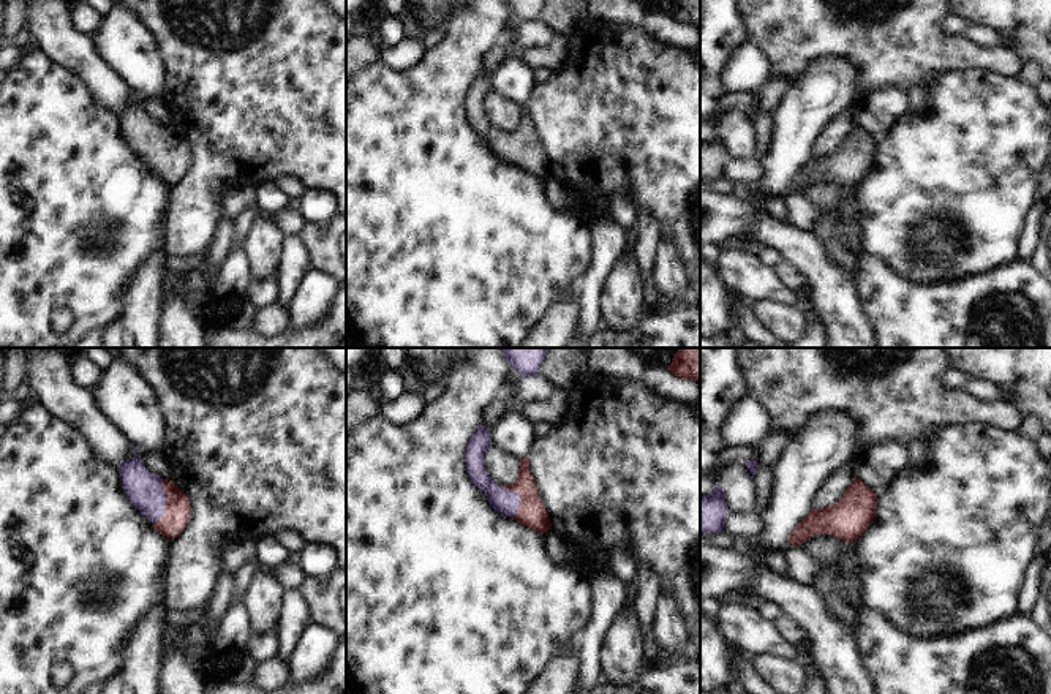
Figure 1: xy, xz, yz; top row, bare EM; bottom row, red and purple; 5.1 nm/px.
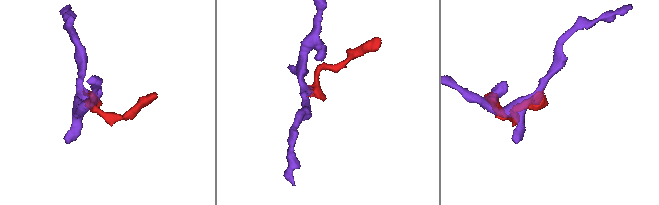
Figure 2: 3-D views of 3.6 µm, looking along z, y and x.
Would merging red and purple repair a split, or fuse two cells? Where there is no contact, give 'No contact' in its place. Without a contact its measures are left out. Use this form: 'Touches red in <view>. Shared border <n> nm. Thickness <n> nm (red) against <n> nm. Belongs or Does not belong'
Touches red in xy. Shared border 240 nm. Thickness 130 nm (red) against 190 nm. Belongs.

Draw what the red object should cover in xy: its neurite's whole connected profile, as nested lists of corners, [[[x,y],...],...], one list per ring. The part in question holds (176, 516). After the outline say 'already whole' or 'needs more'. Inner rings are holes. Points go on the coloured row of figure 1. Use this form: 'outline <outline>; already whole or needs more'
outline [[[139,455],[119,466],[119,477],[126,498],[156,531],[169,541],[182,533],[190,520],[191,506],[172,481],[150,473]]]; needs more

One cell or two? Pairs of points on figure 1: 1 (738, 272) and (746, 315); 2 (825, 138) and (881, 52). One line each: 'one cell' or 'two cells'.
1: two cells
2: two cells

